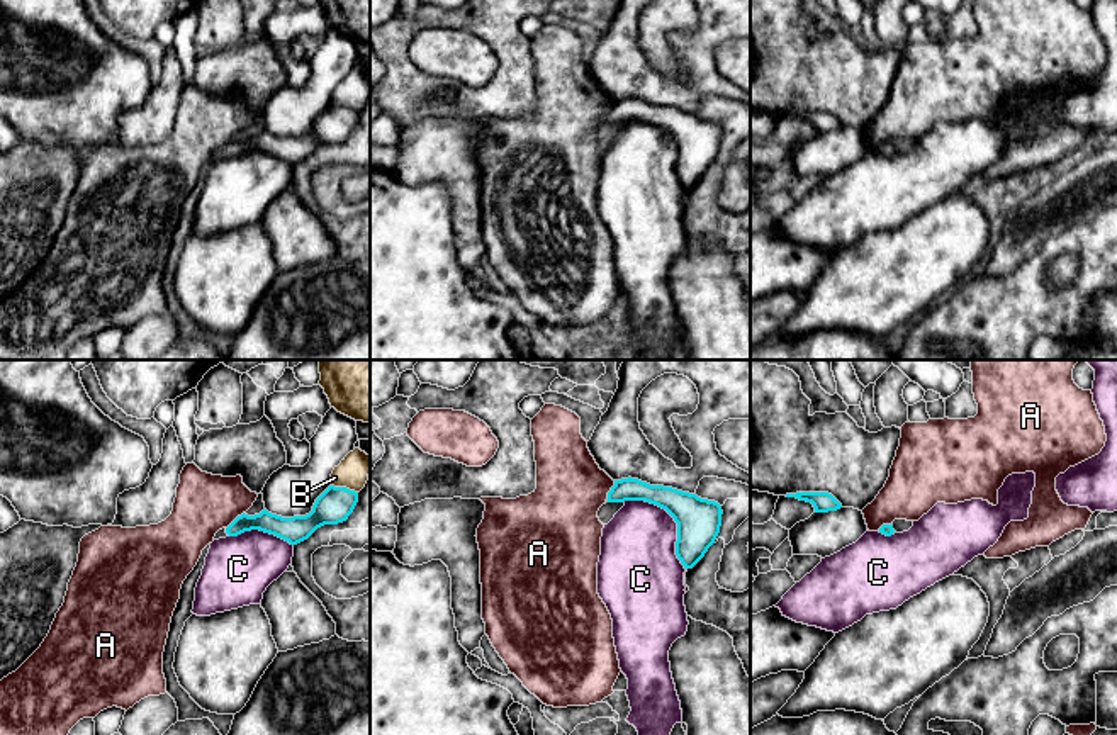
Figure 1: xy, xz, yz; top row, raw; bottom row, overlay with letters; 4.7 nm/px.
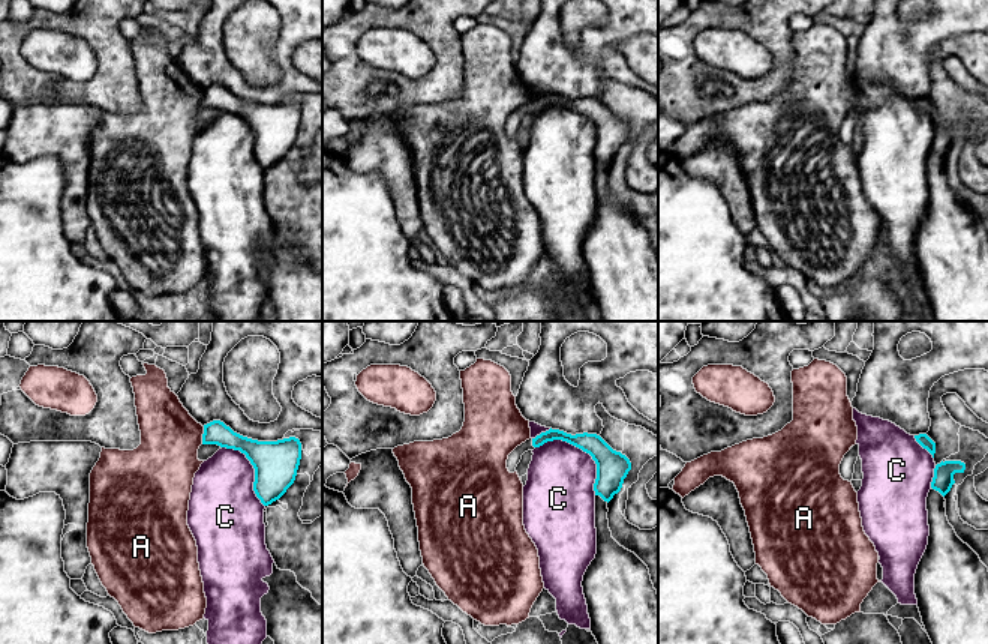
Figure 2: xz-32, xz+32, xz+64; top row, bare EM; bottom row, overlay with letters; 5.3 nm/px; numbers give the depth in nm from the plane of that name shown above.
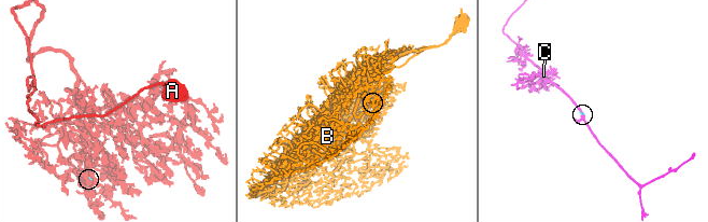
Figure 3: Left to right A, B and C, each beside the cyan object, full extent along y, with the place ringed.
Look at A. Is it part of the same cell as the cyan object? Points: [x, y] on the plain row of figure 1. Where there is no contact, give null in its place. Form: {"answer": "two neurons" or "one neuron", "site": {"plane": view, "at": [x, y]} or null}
{"answer": "two neurons", "site": {"plane": "xy", "at": [235, 140]}}

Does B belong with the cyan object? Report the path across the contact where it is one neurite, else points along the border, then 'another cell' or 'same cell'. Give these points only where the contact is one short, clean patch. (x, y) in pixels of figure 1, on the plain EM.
along xy (331, 104), (357, 112) | another cell

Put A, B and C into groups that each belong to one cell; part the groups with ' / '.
A / B / C

